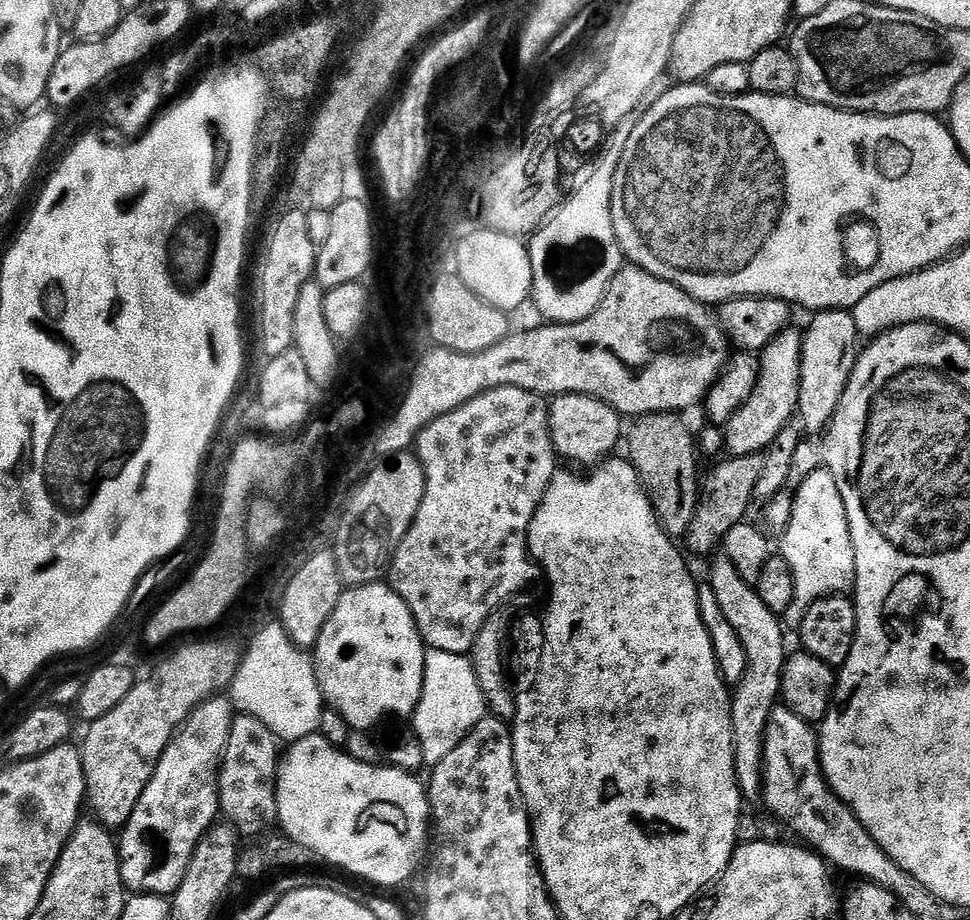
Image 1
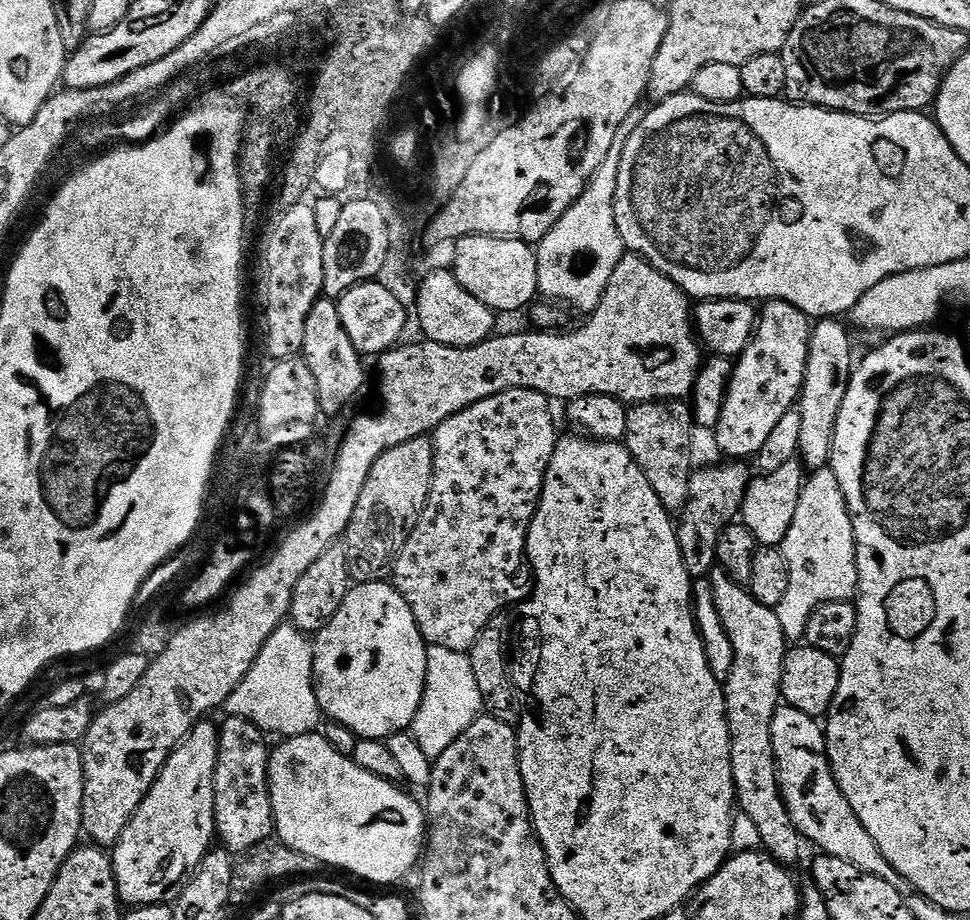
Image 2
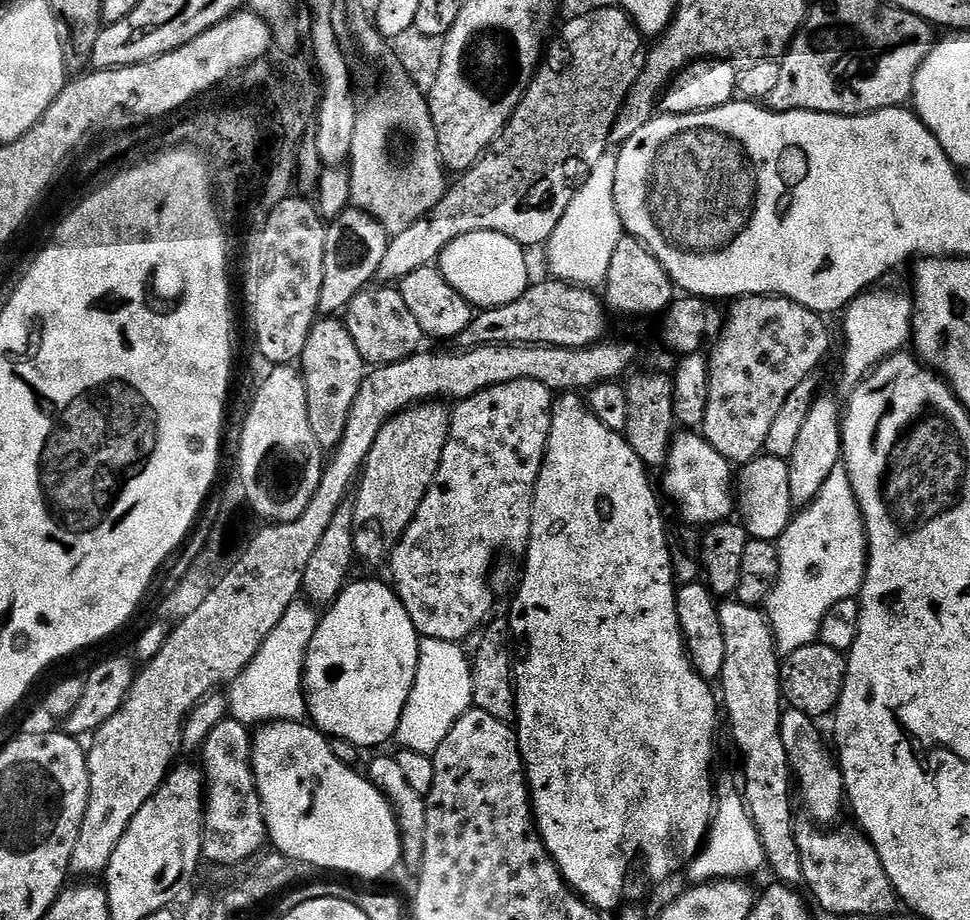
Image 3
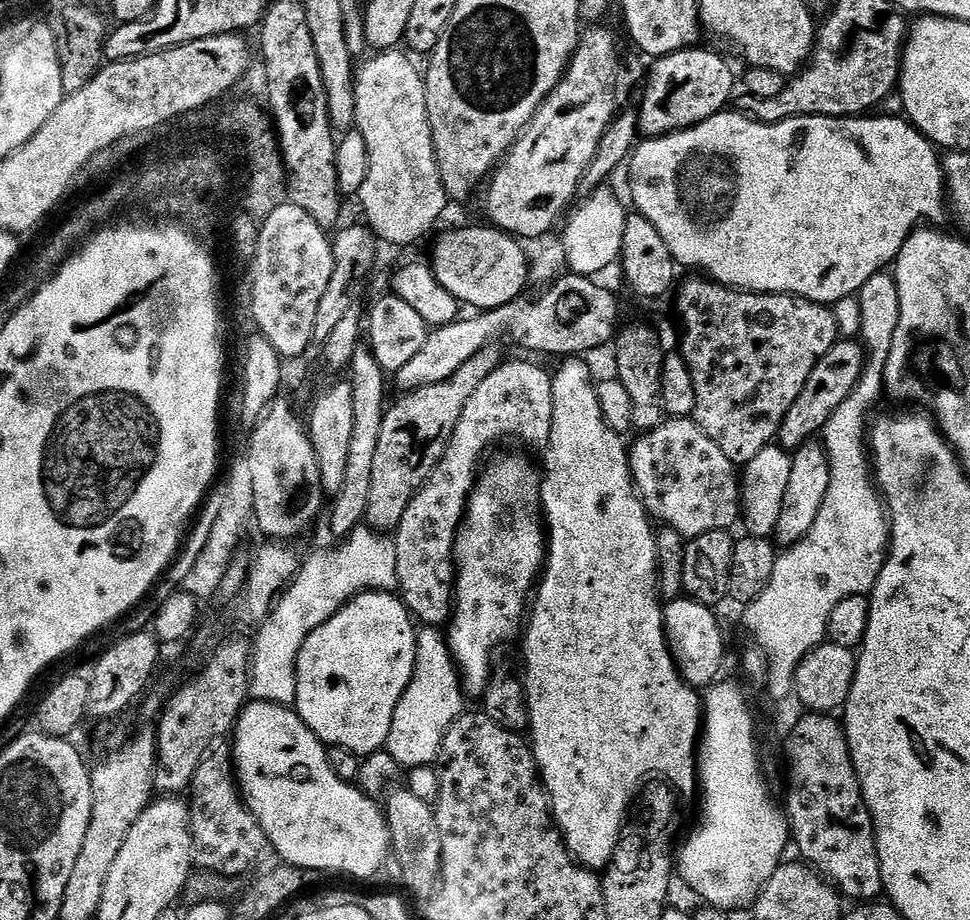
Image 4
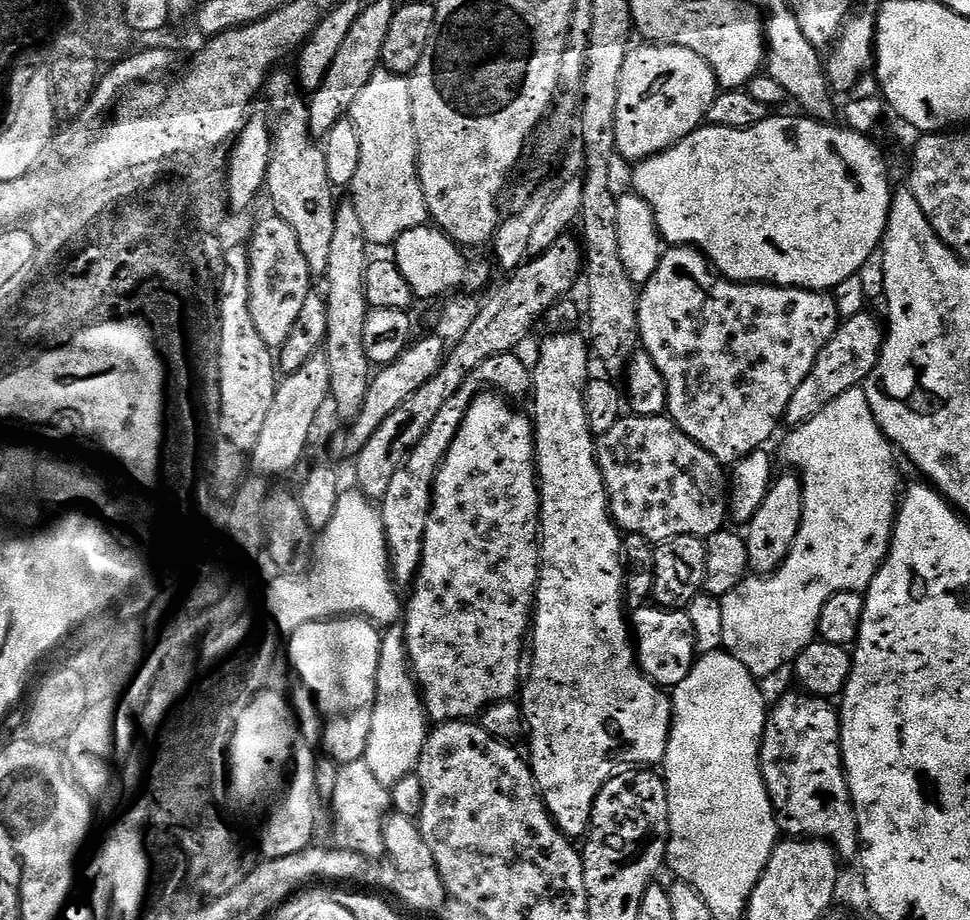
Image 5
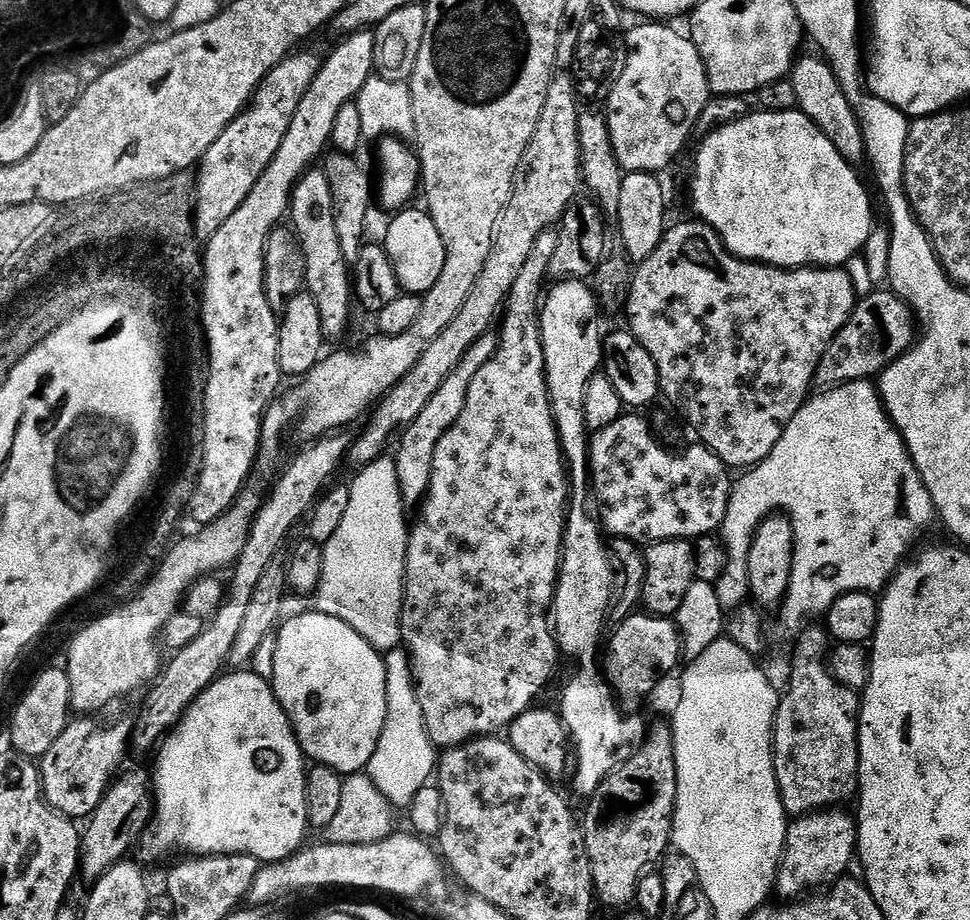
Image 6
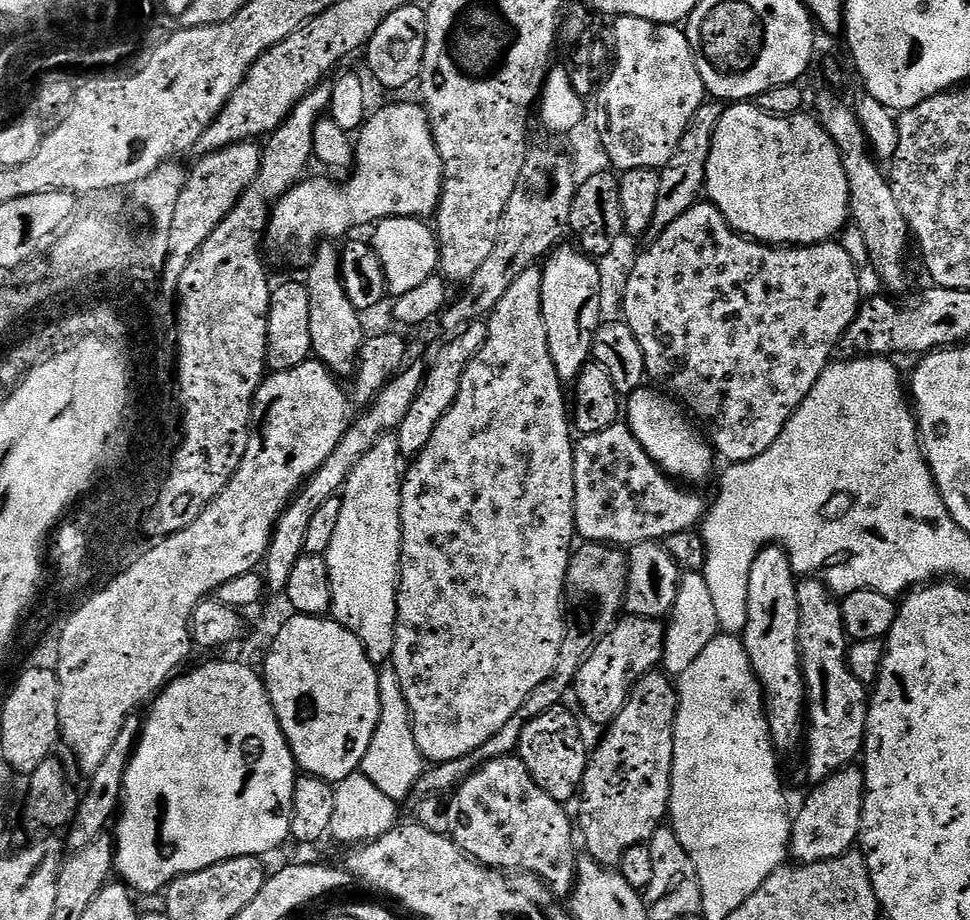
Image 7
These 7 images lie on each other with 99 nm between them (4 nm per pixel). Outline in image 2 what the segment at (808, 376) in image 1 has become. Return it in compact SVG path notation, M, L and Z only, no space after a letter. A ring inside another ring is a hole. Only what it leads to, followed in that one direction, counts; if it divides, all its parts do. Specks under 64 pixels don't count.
M824 318L812 329L810 354L804 375L804 389L800 392L798 407L802 414L802 438L799 455L805 469L820 470L831 461L835 426L843 400L846 398L848 383L852 380L852 340L846 329L836 318Z

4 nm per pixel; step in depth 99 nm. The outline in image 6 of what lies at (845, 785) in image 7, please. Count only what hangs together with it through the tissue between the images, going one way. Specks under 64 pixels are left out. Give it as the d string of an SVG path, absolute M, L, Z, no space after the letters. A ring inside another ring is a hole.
M844 810L810 812L806 816L795 817L789 823L774 885L775 891L785 896L785 901L792 902L817 890L827 889L847 873L844 871L851 864L853 867L857 855L856 820L840 811Z

